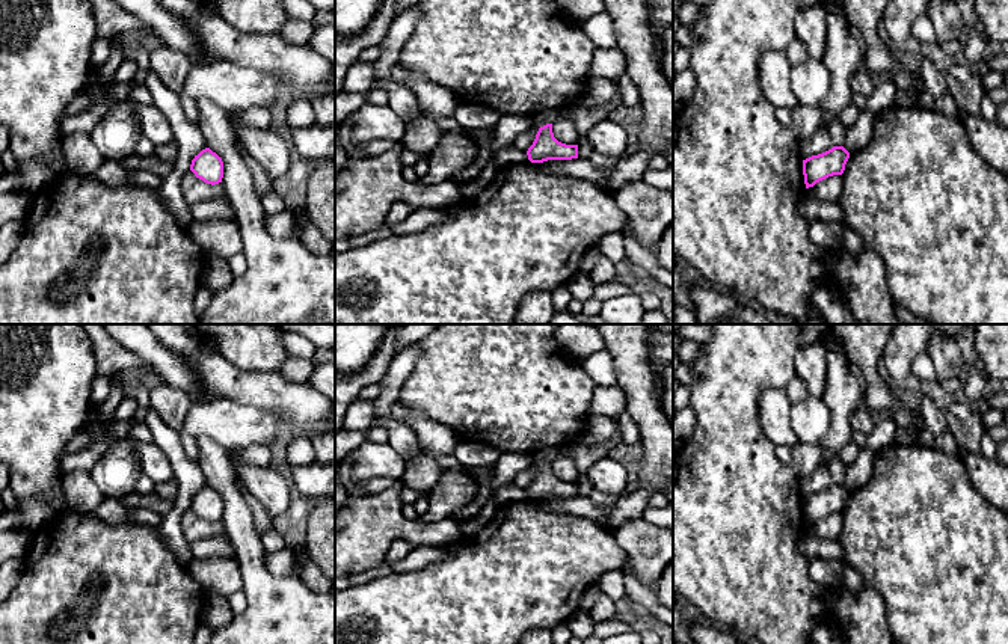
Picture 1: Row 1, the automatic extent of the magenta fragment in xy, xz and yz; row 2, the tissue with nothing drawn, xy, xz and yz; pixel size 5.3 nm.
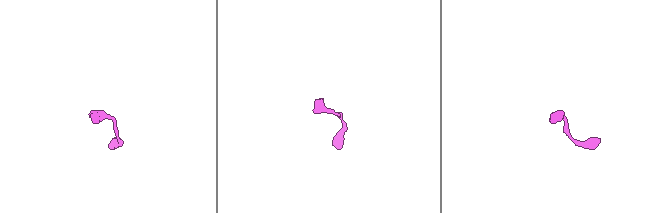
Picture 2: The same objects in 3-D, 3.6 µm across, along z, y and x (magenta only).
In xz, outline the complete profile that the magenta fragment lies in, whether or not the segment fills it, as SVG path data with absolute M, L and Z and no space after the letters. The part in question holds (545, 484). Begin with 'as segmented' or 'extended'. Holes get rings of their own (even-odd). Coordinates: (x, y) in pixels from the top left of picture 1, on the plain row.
as segmented; M552 462L539 466L533 483L527 489L531 501L543 501L548 498L572 498L578 496L578 483L566 483L558 480L552 471Z

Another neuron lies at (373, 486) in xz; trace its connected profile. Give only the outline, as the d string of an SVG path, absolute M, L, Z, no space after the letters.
M371 478L364 481L355 481L355 484L361 487L367 495L377 495L392 487L395 481L391 478Z

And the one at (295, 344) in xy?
M284 332L282 341L290 356L300 356L311 359L315 353L315 347L302 335Z

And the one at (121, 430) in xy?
M130 418L127 421L121 421L118 424L107 424L104 428L104 434L113 434L118 439L128 437L134 421L136 421L134 418Z

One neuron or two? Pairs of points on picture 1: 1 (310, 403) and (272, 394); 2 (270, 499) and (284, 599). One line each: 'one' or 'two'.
1: one
2: two

